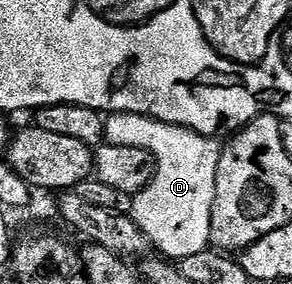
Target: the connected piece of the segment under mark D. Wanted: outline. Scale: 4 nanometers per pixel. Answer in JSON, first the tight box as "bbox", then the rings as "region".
{"bbox":[105,111,223,261],"region":[[[119,111],[105,122],[105,143],[142,147],[157,161],[155,177],[132,200],[133,220],[143,229],[150,244],[169,261],[179,261],[210,246],[211,209],[215,201],[215,177],[223,147],[216,138],[200,135],[190,127],[161,123],[146,115]]]}

